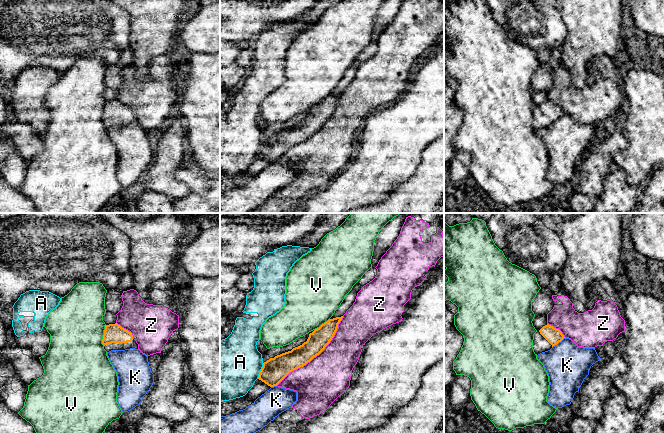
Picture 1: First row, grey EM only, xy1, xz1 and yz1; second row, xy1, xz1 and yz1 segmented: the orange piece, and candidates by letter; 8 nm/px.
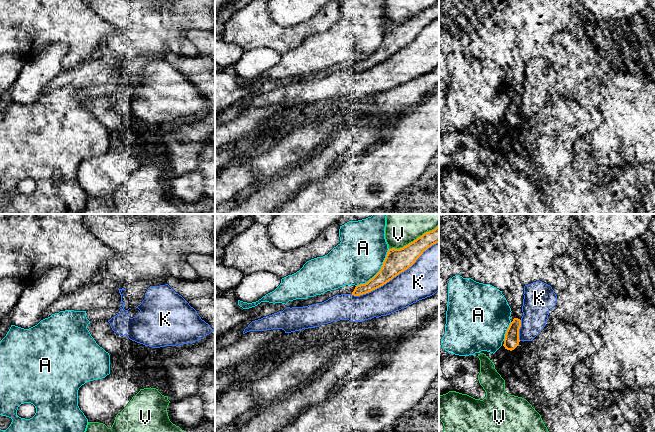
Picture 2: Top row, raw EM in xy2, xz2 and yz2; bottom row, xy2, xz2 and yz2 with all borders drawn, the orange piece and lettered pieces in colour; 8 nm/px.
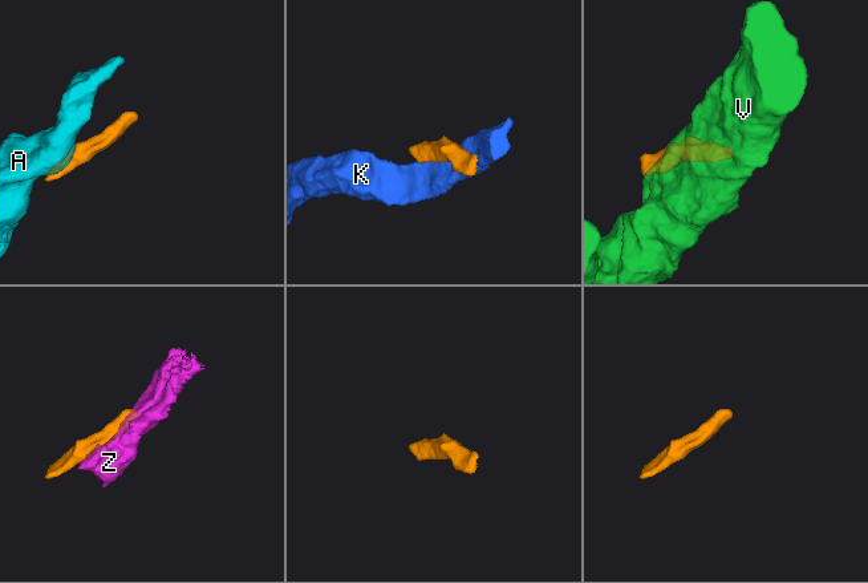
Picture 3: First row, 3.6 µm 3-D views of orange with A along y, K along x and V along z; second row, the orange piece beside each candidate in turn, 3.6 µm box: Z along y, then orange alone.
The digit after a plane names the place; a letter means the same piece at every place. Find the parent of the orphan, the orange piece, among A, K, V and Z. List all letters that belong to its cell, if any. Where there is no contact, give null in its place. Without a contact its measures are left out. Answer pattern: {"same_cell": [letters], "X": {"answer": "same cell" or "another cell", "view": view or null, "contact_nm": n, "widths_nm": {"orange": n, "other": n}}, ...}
{"same_cell": [], "A": {"answer": "another cell", "view": "xz2", "contact_nm": 400, "widths_nm": {"orange": 190, "other": 380}}, "K": {"answer": "another cell", "view": "xz2", "contact_nm": 800, "widths_nm": {"orange": 190, "other": 300}}, "V": {"answer": "another cell", "view": "xz2", "contact_nm": 440, "widths_nm": {"orange": 190, "other": 200}}, "Z": {"answer": "another cell", "view": "xz1", "contact_nm": 800, "widths_nm": {"orange": 160, "other": 380}}}

